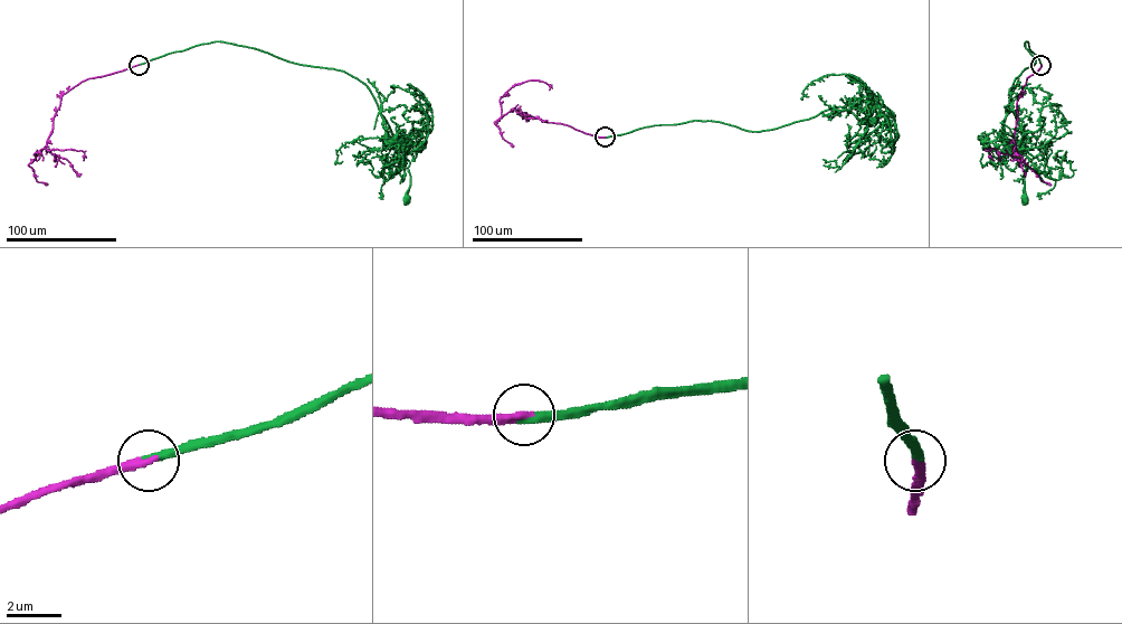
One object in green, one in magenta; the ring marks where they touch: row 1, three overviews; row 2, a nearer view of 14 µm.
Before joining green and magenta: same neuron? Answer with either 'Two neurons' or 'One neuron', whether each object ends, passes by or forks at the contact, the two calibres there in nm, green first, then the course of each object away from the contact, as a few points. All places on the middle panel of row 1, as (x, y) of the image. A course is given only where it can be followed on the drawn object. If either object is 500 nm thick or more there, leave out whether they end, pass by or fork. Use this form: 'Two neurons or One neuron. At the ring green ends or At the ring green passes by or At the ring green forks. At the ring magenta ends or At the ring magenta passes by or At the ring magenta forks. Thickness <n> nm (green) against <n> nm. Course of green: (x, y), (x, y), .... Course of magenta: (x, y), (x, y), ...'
One neuron. At the ring green ends. At the ring magenta ends. Thickness 320 nm (green) against 320 nm. Course of green: (605, 136), (694, 121), (720, 122), (759, 131), (808, 120), (839, 106), (874, 125), (876, 120), (873, 120). Course of magenta: (605, 136), (544, 122), (516, 110), (501, 117), (500, 100), (511, 87), (536, 81), (550, 85), (549, 90)

